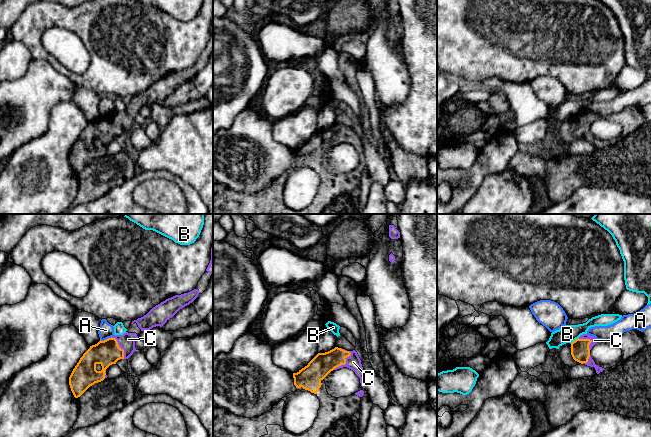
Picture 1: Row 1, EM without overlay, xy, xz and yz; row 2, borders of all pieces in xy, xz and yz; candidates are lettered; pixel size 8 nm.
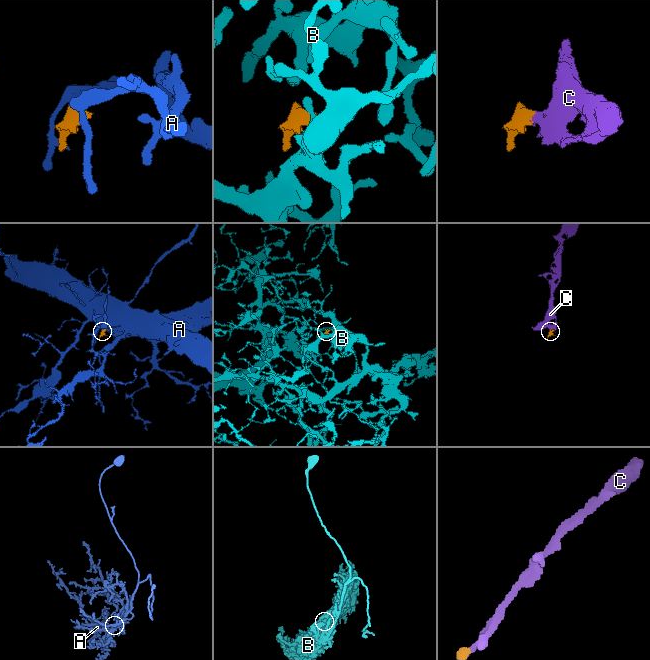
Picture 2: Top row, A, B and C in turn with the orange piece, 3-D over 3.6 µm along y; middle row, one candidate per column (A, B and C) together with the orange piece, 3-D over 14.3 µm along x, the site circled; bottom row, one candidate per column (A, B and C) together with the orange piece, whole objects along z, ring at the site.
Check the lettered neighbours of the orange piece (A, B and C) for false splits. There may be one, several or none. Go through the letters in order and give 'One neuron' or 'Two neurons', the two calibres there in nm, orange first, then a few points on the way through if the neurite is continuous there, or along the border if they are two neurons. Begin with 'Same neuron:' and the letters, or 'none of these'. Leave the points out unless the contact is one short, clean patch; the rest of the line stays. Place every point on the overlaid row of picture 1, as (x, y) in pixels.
Same neuron: C
A: Two neurons. Thickness 200 nm (orange) against 120 nm. Boundary: xy (111, 336), (100, 340)
B: Two neurons. Thickness 150 nm (orange) against 140 nm. Boundary: yz (578, 337), (571, 343)
C: One neuron. Thickness 180 nm (orange) against 120 nm

